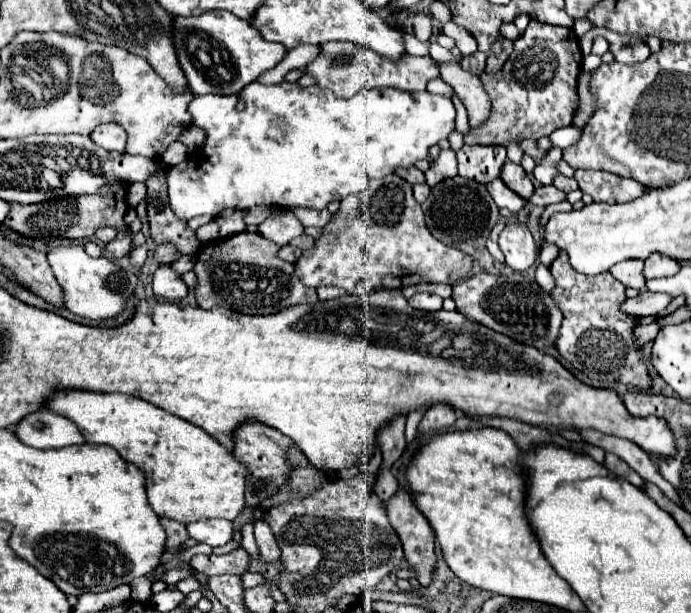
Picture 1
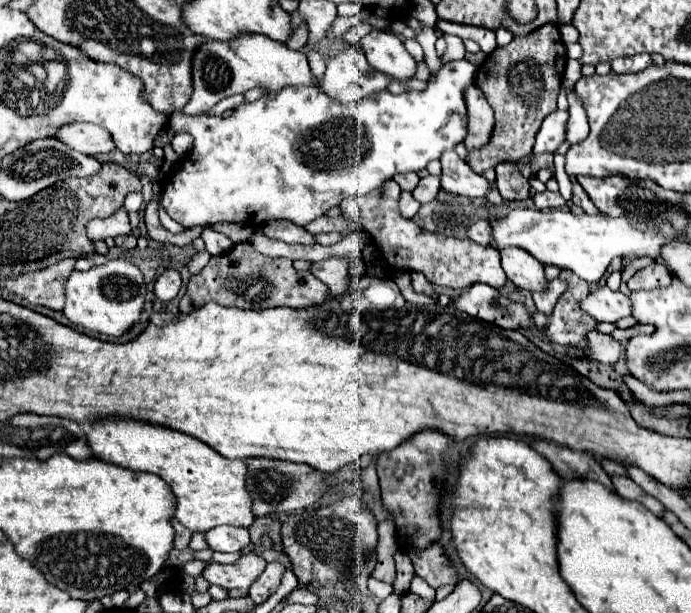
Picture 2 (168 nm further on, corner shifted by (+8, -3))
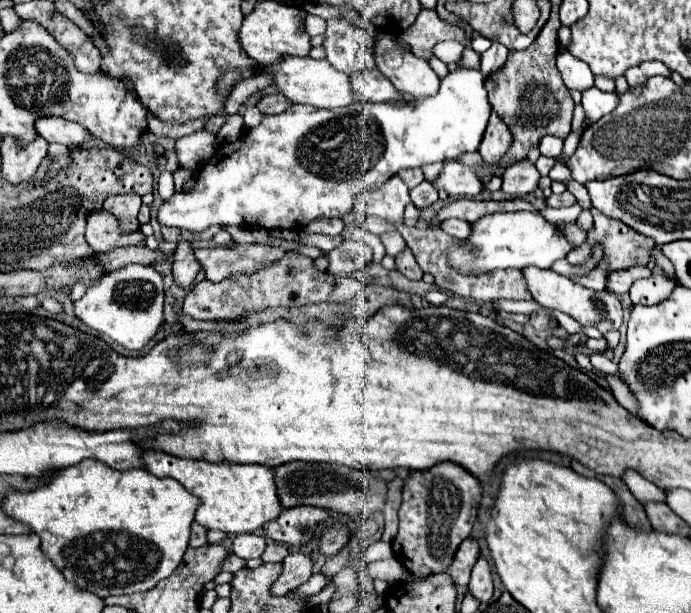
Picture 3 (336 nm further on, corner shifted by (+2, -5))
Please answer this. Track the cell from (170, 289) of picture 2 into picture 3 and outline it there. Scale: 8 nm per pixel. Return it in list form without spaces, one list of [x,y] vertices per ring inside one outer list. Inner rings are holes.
[[[180,242],[176,248],[176,256],[174,256],[174,264],[172,264],[172,276],[174,282],[182,288],[190,286],[196,278],[196,274],[200,272],[200,264],[196,262],[194,254],[192,254],[192,246],[190,242]]]

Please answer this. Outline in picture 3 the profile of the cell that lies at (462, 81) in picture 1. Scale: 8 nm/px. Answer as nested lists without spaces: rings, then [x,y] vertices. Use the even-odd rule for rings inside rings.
[[[492,110],[486,132],[484,132],[484,138],[482,138],[480,148],[478,148],[484,164],[496,164],[502,158],[502,154],[508,150],[510,142],[512,142],[512,134],[510,134],[508,126]]]

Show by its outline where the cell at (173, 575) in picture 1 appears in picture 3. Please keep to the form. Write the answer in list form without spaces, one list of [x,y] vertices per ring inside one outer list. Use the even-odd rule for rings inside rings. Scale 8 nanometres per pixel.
[[[232,554],[232,556],[226,558],[226,562],[220,566],[220,570],[222,570],[222,572],[238,572],[238,570],[244,568],[244,566],[246,566],[246,562],[244,562],[242,558],[236,558],[236,556]]]

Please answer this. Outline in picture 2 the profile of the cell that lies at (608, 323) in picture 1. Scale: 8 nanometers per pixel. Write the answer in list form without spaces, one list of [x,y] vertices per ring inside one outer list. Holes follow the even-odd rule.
[[[616,258],[616,260],[608,266],[608,270],[606,270],[605,274],[599,282],[596,282],[596,284],[582,282],[582,278],[578,278],[578,276],[570,274],[570,272],[566,269],[562,270],[560,278],[568,280],[568,282],[570,282],[570,288],[568,288],[568,290],[566,290],[566,292],[558,298],[558,302],[556,302],[556,306],[554,306],[552,316],[544,316],[544,314],[540,314],[540,312],[536,312],[536,314],[534,314],[534,322],[536,322],[538,330],[540,330],[546,338],[550,338],[552,342],[556,342],[556,344],[576,346],[576,348],[582,352],[582,358],[588,358],[588,356],[586,356],[586,352],[584,352],[584,338],[586,338],[586,334],[588,334],[590,330],[596,330],[596,324],[598,324],[598,322],[596,322],[594,318],[586,318],[586,314],[580,310],[580,300],[582,300],[586,294],[590,294],[590,290],[594,290],[594,288],[598,288],[598,286],[605,285],[610,272],[618,270],[618,266],[620,266],[620,260]]]

